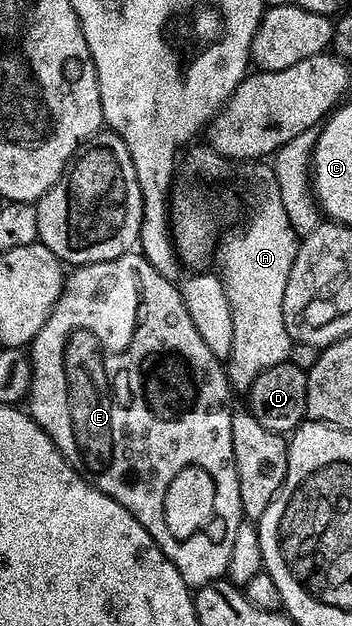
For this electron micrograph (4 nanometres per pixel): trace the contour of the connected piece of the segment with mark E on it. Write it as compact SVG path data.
M129 252L109 262L77 266L65 277L64 291L58 296L46 324L60 328L56 330L54 342L62 342L66 346L64 354L70 378L68 398L72 398L72 416L66 416L66 424L62 424L62 428L48 428L46 436L54 440L58 452L62 452L62 456L90 485L106 492L106 496L118 500L118 504L122 504L122 508L126 508L126 512L130 512L130 516L134 516L134 520L138 520L138 524L142 524L142 528L150 532L160 551L171 560L174 568L178 568L182 580L189 588L199 588L221 581L228 573L234 532L238 532L238 524L242 521L242 500L238 496L238 472L234 464L234 444L230 432L234 406L233 403L228 403L230 387L225 367L214 353L206 348L205 341L194 328L183 304L180 286L166 280L166 276L160 275L139 252Z

